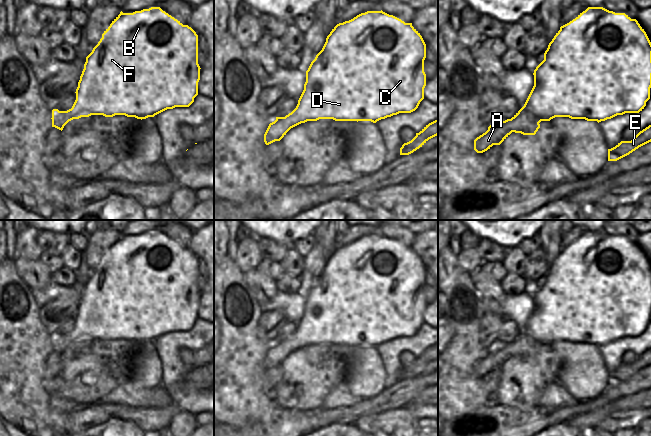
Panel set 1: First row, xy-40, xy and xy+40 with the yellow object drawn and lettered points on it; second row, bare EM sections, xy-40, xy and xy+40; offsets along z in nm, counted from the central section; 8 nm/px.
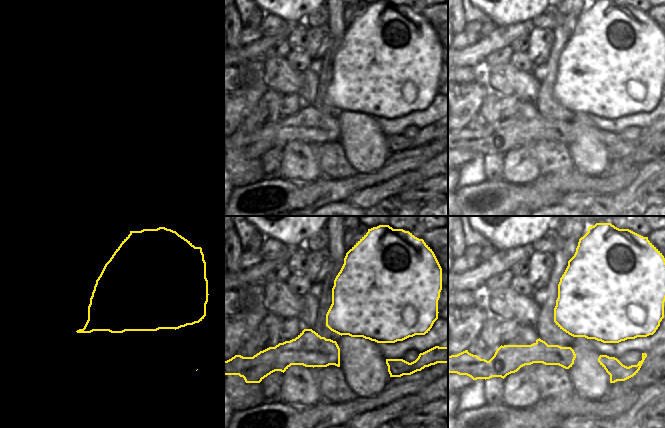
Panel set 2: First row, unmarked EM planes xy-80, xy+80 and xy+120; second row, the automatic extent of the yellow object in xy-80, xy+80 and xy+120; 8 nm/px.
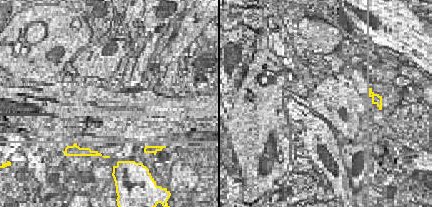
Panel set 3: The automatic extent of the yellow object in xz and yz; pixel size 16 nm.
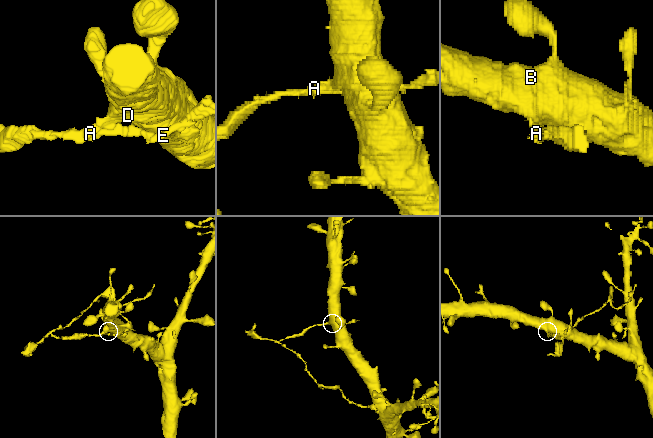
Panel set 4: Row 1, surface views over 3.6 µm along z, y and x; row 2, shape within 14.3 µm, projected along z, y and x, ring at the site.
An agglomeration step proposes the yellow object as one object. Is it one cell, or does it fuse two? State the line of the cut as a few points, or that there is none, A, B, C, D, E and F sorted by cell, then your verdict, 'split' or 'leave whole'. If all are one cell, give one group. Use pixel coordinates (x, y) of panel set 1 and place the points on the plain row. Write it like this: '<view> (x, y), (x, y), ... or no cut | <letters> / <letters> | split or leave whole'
xy+40 (538, 347), (526, 354), (517, 354), (515, 356) | A E / B C D F | split

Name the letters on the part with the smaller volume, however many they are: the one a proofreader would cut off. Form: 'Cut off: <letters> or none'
Cut off: A, E

